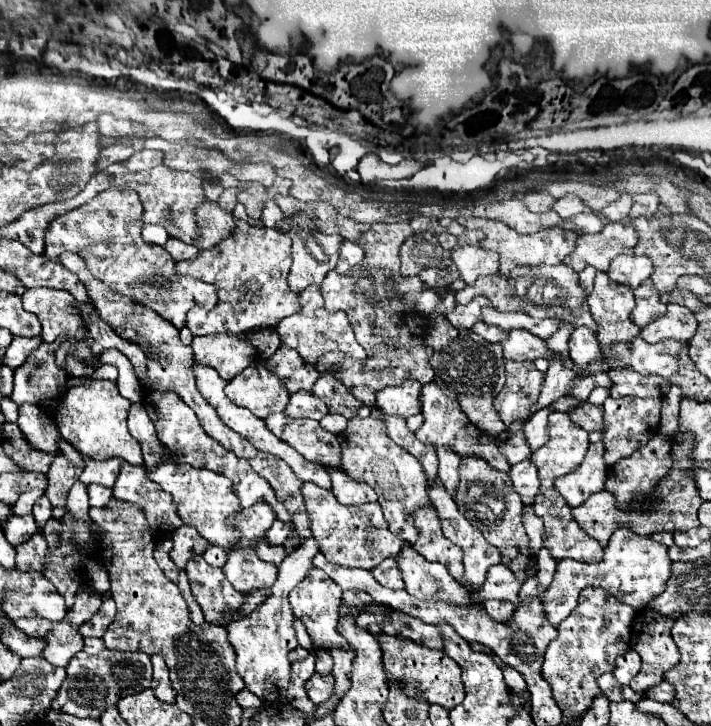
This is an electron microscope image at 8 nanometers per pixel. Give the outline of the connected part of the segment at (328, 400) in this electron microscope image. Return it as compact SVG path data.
M324 374L316 380L312 394L316 394L332 414L342 414L346 418L354 418L358 408L362 406L344 386L340 380L332 378L330 374Z

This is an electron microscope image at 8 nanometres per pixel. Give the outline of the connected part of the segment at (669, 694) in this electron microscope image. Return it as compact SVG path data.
M662 680L660 684L648 688L646 696L652 698L652 700L656 700L656 702L672 702L674 700L674 686L668 684L666 680Z

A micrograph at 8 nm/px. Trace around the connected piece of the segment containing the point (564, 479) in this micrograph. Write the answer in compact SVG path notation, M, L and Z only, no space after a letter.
M596 442L590 444L582 464L566 474L556 478L554 488L560 492L560 496L566 500L570 508L580 506L588 500L588 496L600 492L604 488L606 480L606 462L604 462L604 444Z

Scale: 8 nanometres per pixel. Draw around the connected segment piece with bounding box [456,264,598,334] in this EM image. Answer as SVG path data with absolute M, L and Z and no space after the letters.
M568 264L516 266L508 276L480 276L472 286L466 286L464 290L456 292L458 304L468 304L474 296L486 296L498 310L504 312L520 310L530 314L532 318L558 318L574 328L588 326L590 330L594 330L594 334L598 334L596 320L592 318L590 308L586 304L586 292L578 282L578 274Z

